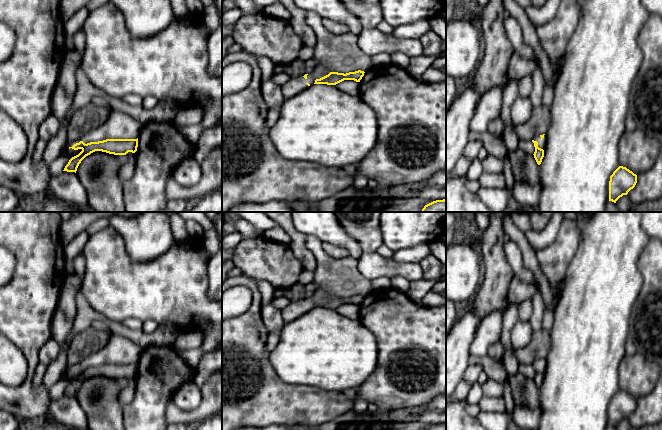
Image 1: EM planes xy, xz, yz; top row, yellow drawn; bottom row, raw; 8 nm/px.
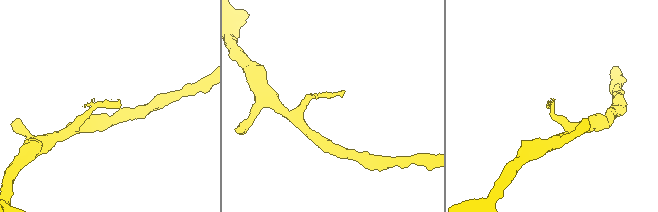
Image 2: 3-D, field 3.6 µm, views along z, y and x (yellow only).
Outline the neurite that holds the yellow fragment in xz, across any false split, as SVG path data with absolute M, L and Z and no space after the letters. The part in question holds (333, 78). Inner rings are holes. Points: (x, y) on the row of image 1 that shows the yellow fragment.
M358 70L355 72L349 73L338 73L338 72L330 72L328 75L316 79L314 84L327 84L327 85L336 85L344 80L354 80L356 82L360 82L362 77L364 76L364 71Z

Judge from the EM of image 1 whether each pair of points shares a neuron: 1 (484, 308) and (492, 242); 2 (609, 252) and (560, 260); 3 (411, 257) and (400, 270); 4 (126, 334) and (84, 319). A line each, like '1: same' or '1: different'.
1: same
2: different
3: different
4: same

